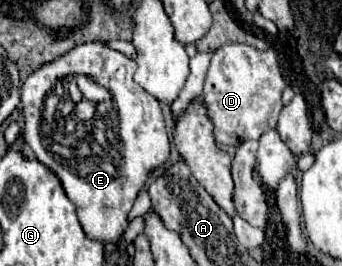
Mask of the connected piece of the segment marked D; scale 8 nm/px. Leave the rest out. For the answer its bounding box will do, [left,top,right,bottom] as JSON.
[204,44,286,146]

